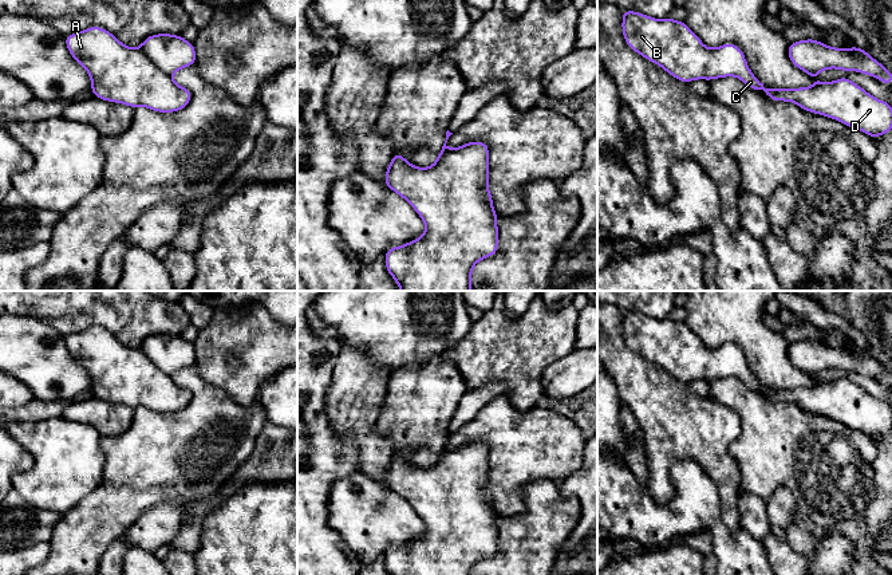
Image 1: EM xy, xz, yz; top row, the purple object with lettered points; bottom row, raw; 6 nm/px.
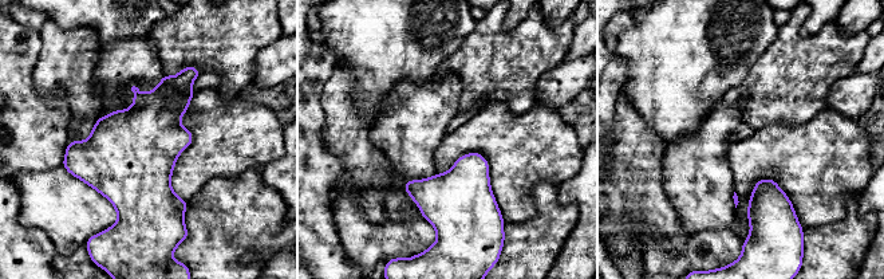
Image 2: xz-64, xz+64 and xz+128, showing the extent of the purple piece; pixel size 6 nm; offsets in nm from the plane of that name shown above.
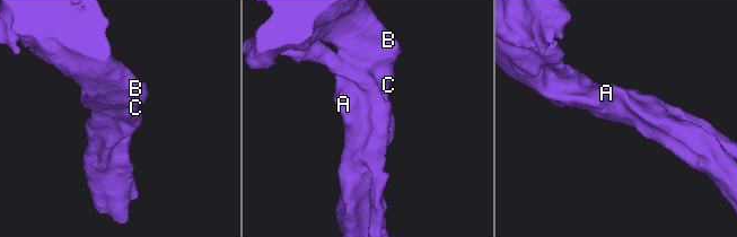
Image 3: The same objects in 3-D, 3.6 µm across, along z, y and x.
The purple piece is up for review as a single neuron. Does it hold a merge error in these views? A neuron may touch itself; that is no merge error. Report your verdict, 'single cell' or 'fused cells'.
single cell

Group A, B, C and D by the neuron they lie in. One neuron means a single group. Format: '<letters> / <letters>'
A B C D

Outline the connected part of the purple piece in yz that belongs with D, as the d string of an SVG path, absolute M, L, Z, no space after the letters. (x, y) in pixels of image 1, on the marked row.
M621 9L621 29L625 44L638 55L660 66L675 79L690 83L735 76L754 91L765 91L773 102L792 102L802 110L833 118L842 125L877 138L892 129L892 106L872 97L846 78L818 82L816 75L837 68L857 71L892 86L892 72L867 51L829 47L816 39L789 43L788 55L793 66L816 83L789 90L765 88L746 63L743 51L734 43L707 48L686 21L654 19L644 13Z

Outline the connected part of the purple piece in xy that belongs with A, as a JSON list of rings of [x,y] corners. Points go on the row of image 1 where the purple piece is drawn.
[[[94,25],[64,36],[64,42],[70,55],[90,74],[91,95],[99,99],[157,113],[177,113],[192,101],[192,91],[171,79],[178,70],[197,63],[193,43],[181,35],[150,35],[138,48],[131,48],[106,28]]]

